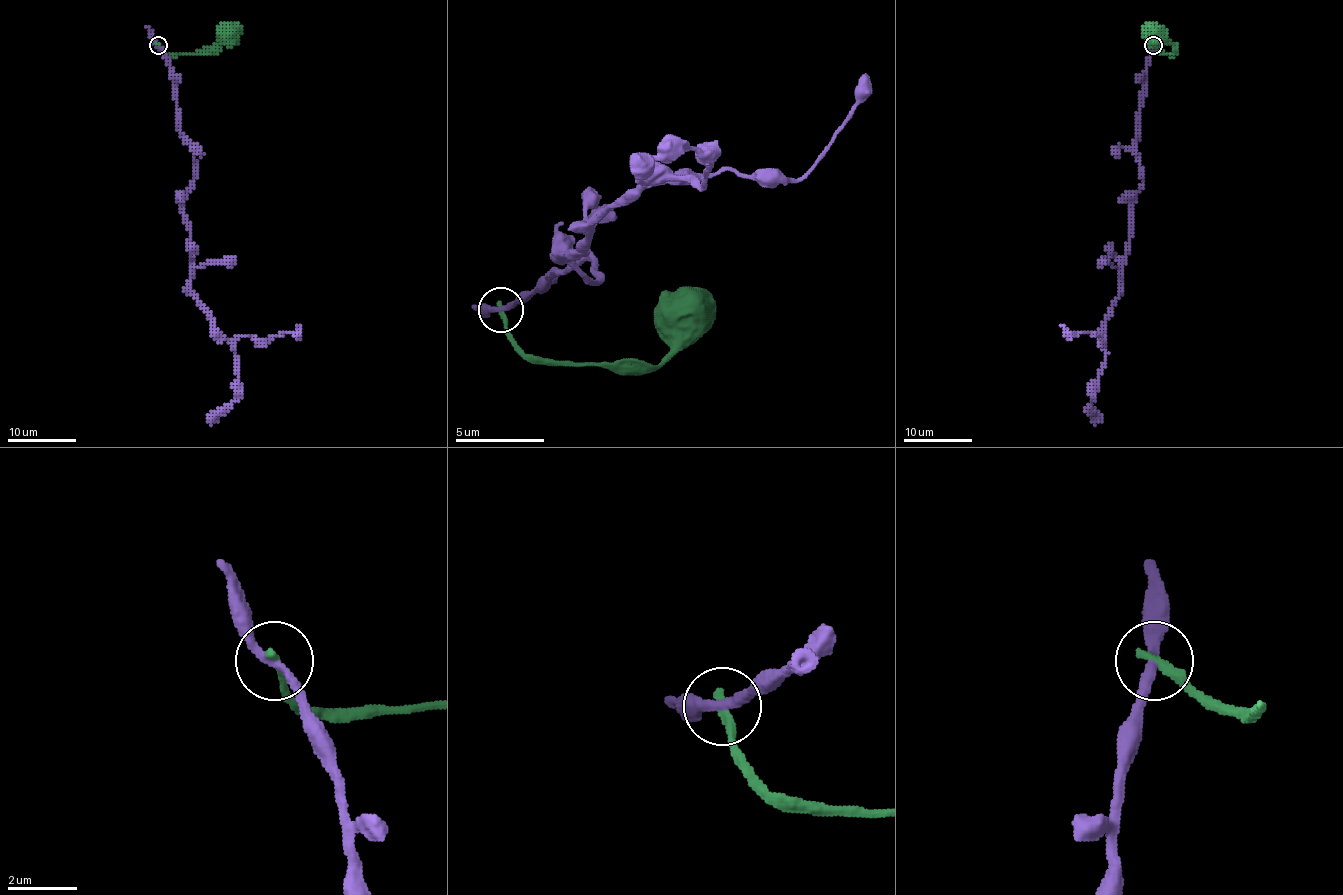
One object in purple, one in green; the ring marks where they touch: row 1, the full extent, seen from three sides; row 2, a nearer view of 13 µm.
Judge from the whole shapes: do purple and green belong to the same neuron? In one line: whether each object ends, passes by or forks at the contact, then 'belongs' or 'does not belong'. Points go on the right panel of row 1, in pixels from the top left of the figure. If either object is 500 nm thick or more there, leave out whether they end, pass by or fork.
purple passes by; green ends; does not belong

